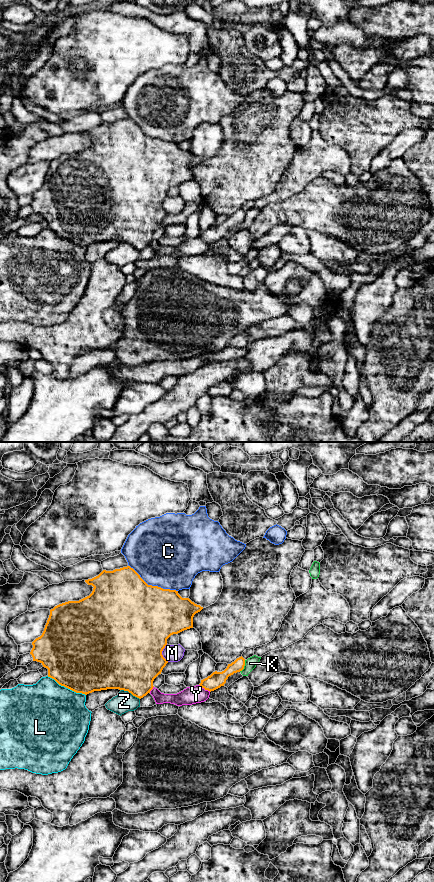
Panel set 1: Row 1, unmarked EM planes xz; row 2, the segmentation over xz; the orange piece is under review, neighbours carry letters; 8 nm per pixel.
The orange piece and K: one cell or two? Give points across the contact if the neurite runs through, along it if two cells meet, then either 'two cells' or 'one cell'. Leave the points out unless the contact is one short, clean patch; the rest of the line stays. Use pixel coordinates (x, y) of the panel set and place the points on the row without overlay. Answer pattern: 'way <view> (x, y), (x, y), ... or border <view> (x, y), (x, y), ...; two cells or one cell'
border xz (245, 212), (244, 219), (239, 223); two cells

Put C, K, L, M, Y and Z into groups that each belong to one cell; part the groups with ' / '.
C M / K / L / Y / Z

